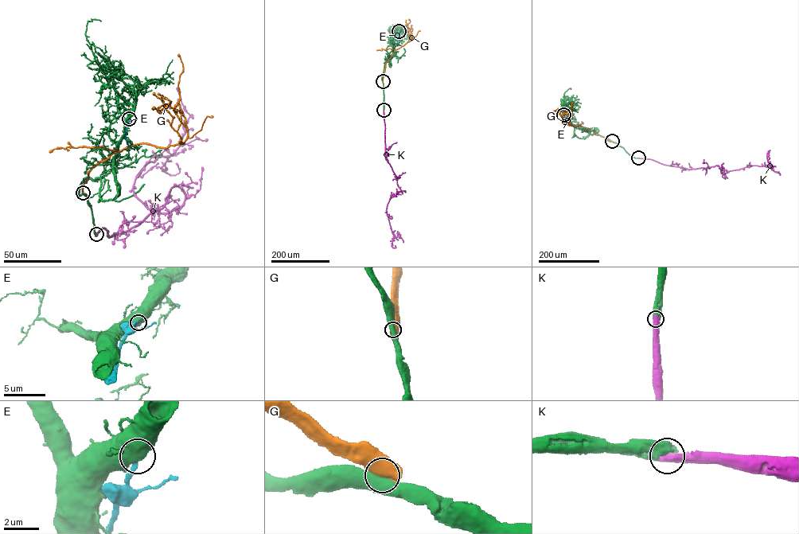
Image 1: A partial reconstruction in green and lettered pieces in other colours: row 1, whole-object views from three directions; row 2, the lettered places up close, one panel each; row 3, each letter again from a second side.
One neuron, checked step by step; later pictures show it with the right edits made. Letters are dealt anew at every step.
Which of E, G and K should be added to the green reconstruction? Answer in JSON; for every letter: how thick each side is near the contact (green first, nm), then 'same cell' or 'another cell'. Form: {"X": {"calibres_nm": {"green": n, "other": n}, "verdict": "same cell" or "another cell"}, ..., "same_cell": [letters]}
{"E": {"calibres_nm": {"green": 900, "other": 280}, "verdict": "another cell"}, "G": {"calibres_nm": {"green": 550, "other": 600}, "verdict": "another cell"}, "K": {"calibres_nm": {"green": 600, "other": 600}, "verdict": "same cell"}, "same_cell": ["K"]}

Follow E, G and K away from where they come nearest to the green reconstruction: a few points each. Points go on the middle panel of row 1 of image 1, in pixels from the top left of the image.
E: (399, 31), (398, 41)
G: (383, 81), (386, 62), (395, 50), (411, 40), (411, 33), (407, 26), (408, 18)
K: (383, 110), (385, 157), (401, 189), (390, 198), (386, 209), (395, 237), (399, 234), (396, 233)

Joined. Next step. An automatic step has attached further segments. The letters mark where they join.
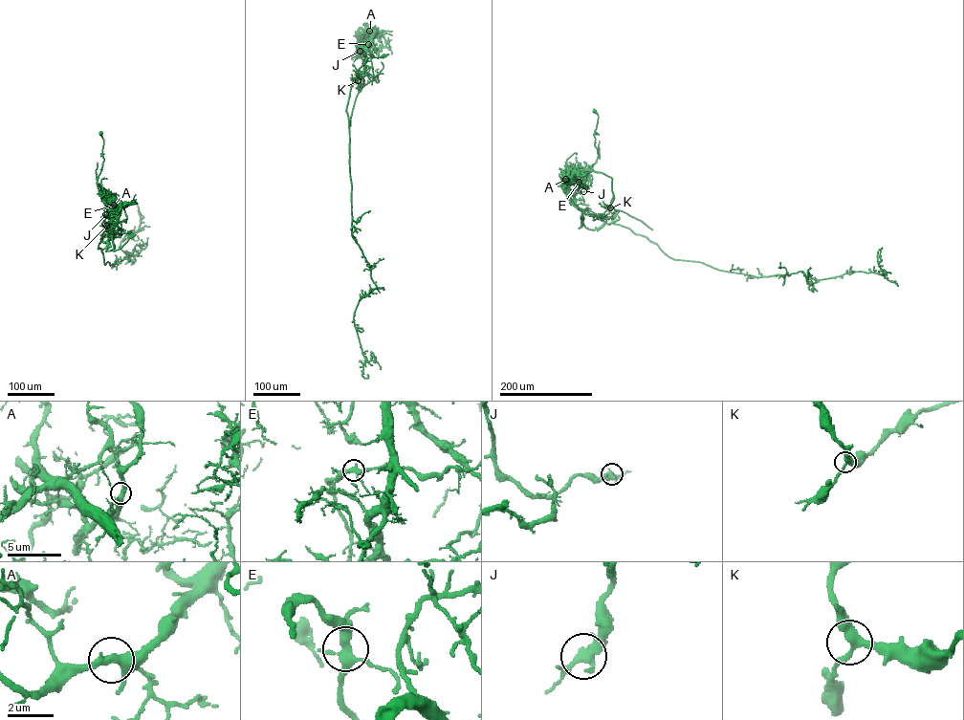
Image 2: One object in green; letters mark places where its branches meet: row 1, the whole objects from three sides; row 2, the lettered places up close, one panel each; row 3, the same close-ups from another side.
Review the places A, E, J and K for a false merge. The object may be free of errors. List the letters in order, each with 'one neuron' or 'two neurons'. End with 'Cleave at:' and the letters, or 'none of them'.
A: one neuron
E: two neurons
J: one neuron
K: one neuron
Cleave at: E

